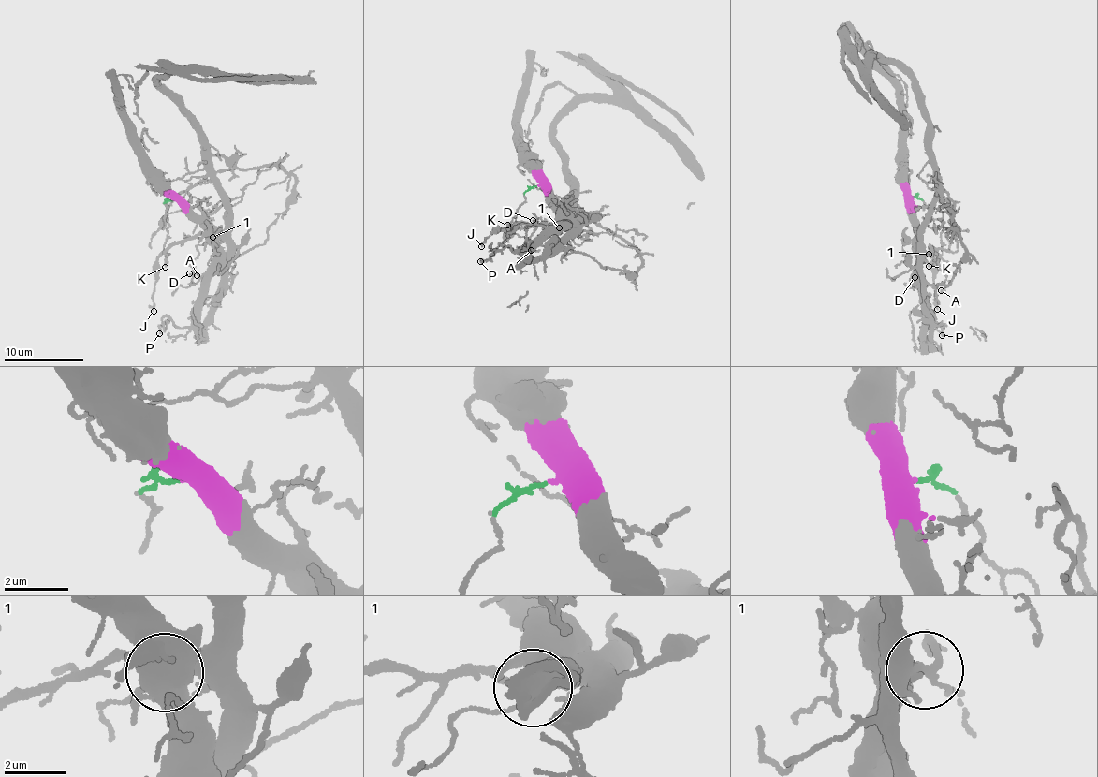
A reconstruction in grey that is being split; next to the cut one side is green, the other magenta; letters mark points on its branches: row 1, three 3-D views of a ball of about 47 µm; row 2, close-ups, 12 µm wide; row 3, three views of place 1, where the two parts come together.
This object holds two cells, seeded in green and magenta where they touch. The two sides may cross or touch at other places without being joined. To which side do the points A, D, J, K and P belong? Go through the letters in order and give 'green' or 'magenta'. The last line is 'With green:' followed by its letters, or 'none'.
A: magenta
D: magenta
J: green
K: green
P: magenta
With green: J, K

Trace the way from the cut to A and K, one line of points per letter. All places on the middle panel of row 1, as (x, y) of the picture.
A: (537, 185), (544, 190), (561, 220), (557, 230), (539, 237), (539, 241), (531, 250)
K: (537, 185), (524, 194), (516, 213), (518, 225), (505, 229), (507, 224)

